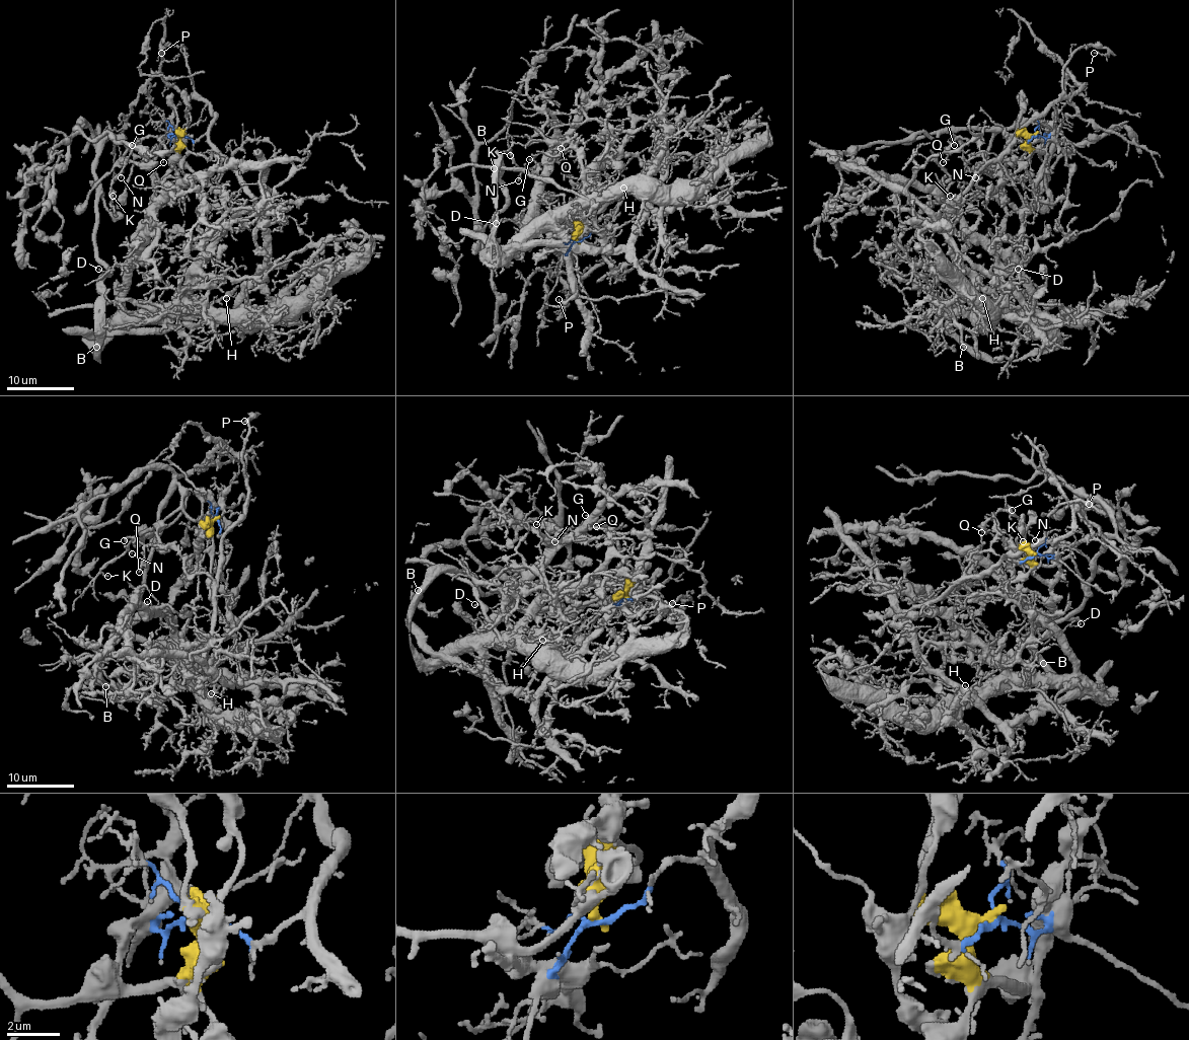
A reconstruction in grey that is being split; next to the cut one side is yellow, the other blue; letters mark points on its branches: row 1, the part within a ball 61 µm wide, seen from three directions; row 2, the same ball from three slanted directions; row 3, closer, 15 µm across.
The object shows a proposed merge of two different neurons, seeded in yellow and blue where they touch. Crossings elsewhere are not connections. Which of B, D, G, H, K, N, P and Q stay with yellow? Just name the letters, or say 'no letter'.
B, D, H

